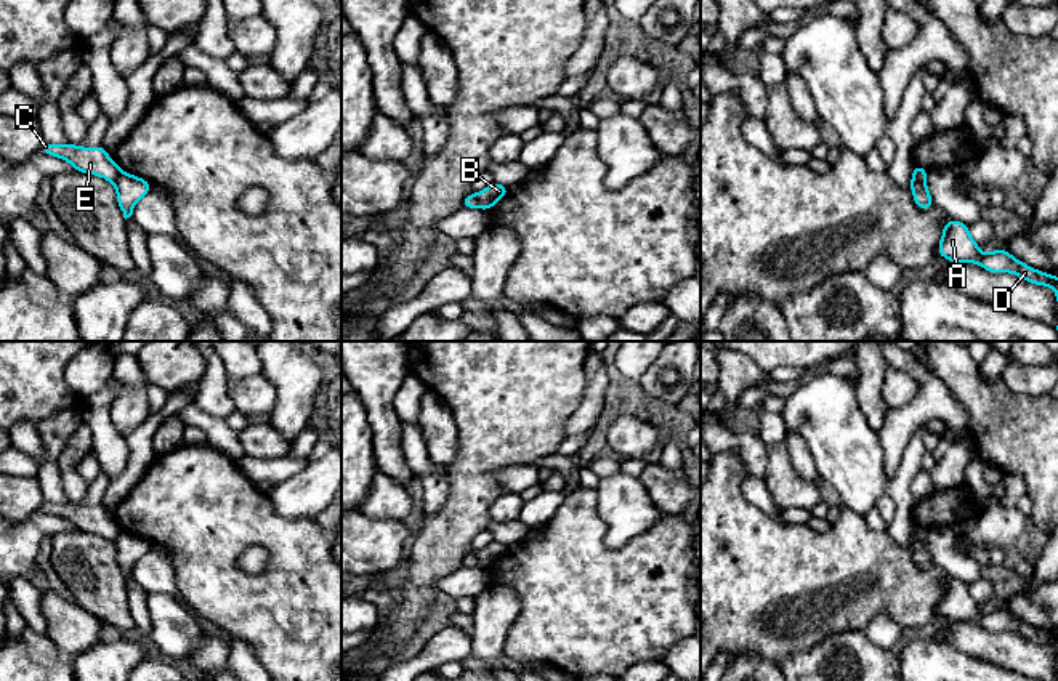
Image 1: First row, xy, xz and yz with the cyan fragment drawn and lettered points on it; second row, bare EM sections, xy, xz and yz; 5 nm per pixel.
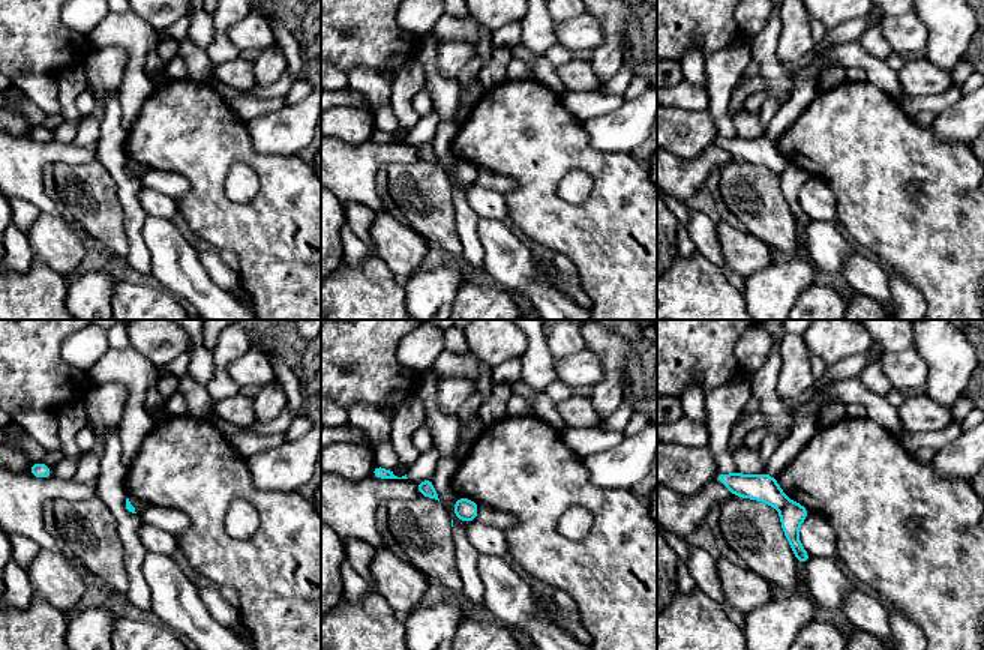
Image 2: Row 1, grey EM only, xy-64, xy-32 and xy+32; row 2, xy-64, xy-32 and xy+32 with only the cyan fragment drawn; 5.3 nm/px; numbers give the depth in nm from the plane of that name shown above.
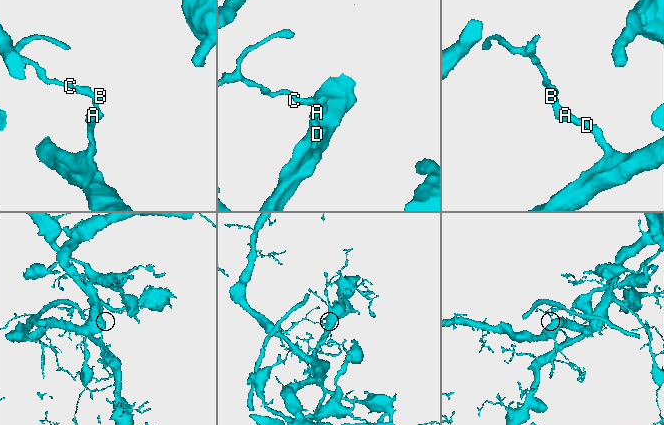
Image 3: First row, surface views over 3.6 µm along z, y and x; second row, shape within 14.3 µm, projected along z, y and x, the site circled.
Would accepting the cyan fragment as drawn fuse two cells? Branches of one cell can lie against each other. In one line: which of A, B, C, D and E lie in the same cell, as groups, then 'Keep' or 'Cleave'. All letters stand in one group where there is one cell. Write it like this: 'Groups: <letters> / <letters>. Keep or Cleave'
Groups: A B D / C E. Cleave

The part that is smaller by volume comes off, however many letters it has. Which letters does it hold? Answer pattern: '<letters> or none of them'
C, E

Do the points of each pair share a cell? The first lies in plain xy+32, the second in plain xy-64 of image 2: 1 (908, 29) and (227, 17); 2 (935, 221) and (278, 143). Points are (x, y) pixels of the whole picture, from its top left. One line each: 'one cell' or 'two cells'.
1: two cells
2: two cells

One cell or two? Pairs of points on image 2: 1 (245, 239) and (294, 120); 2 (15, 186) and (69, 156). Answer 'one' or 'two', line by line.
1: two
2: one

